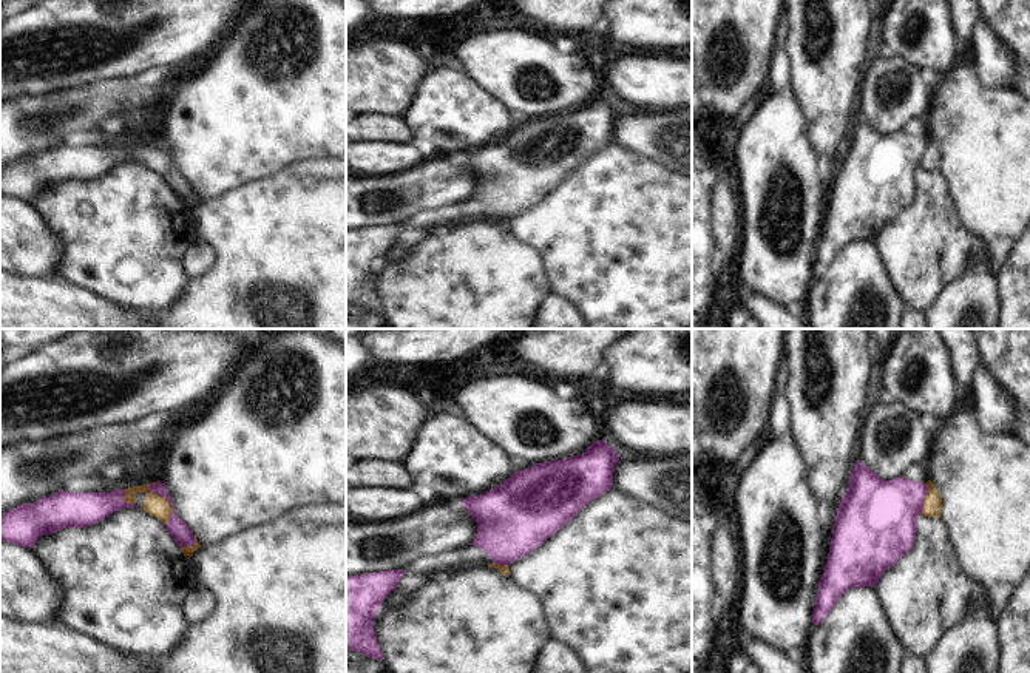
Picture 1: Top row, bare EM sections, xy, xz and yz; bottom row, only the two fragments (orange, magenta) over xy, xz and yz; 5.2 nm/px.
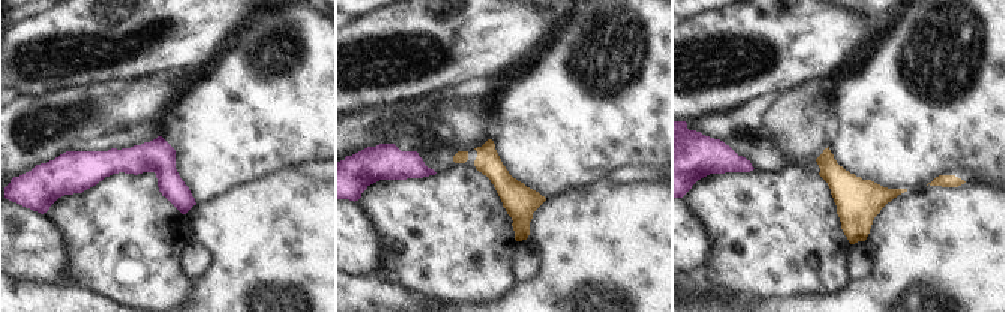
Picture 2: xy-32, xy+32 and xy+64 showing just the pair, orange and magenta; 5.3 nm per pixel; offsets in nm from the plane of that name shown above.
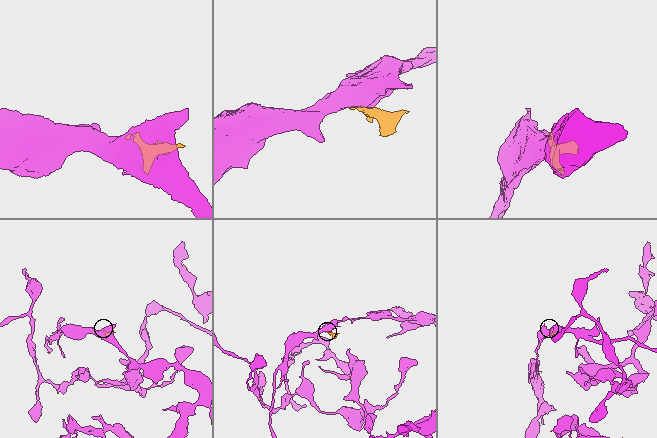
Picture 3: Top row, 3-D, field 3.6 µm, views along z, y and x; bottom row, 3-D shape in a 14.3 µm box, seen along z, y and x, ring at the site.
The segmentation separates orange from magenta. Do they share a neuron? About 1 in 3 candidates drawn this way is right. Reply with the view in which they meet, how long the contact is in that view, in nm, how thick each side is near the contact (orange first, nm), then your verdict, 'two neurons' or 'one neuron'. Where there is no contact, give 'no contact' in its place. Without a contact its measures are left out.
meets orange in xy; contact 220 nm long; 120 nm thick on the orange side, 100 nm on the other; two neurons

